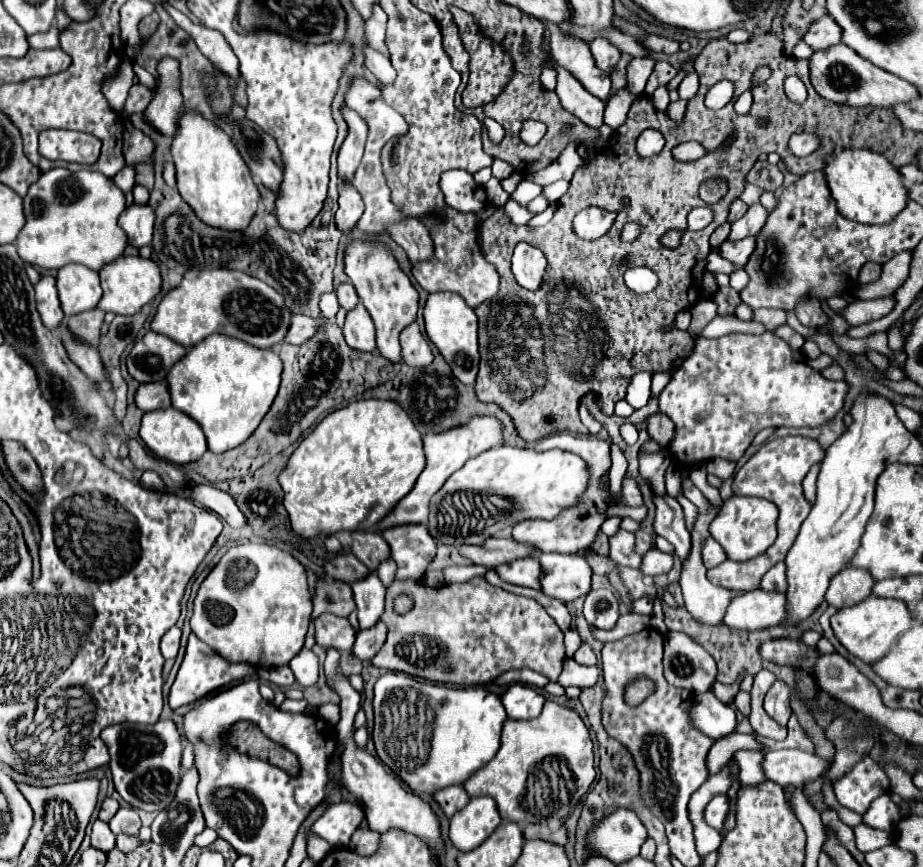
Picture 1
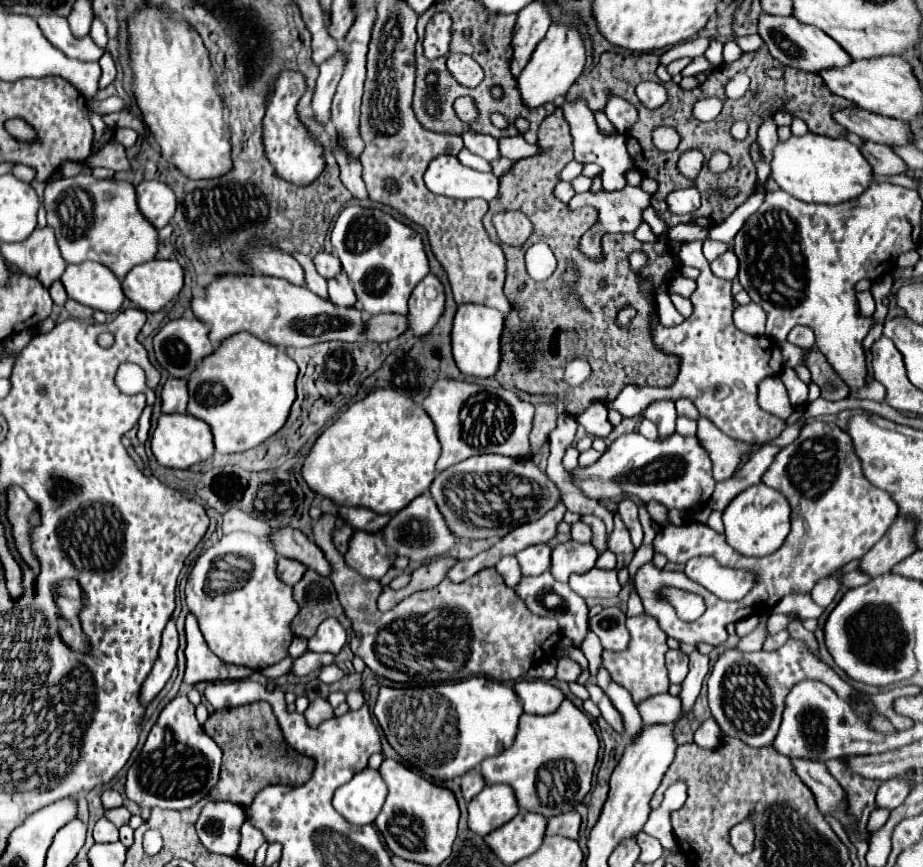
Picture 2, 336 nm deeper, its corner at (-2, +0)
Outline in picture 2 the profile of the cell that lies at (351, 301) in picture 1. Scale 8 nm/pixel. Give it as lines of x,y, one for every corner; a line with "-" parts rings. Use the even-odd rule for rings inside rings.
319,252
315,258
315,268
317,268
317,272
323,276
323,278
333,278
333,276
337,276
339,272
341,272
341,264
339,264
339,260
337,260
337,256
335,254
329,254
329,252

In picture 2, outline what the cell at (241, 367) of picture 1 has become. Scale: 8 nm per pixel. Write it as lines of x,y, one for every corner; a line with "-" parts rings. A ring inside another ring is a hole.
239,332
221,342
189,376
189,414
211,426
219,454
245,452
277,430
289,418
295,402
297,364
279,346
269,346
249,332

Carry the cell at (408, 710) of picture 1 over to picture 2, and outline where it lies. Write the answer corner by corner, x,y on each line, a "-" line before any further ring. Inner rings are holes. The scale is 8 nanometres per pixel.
473,676
457,684
425,688
381,688
373,708
397,754
437,782
477,768
485,758
507,750
517,736
523,706
509,684

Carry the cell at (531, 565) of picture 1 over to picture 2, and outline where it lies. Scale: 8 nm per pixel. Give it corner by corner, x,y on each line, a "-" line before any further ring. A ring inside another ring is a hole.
535,544
517,554
521,572
525,576
539,576
551,566
551,548
547,544

